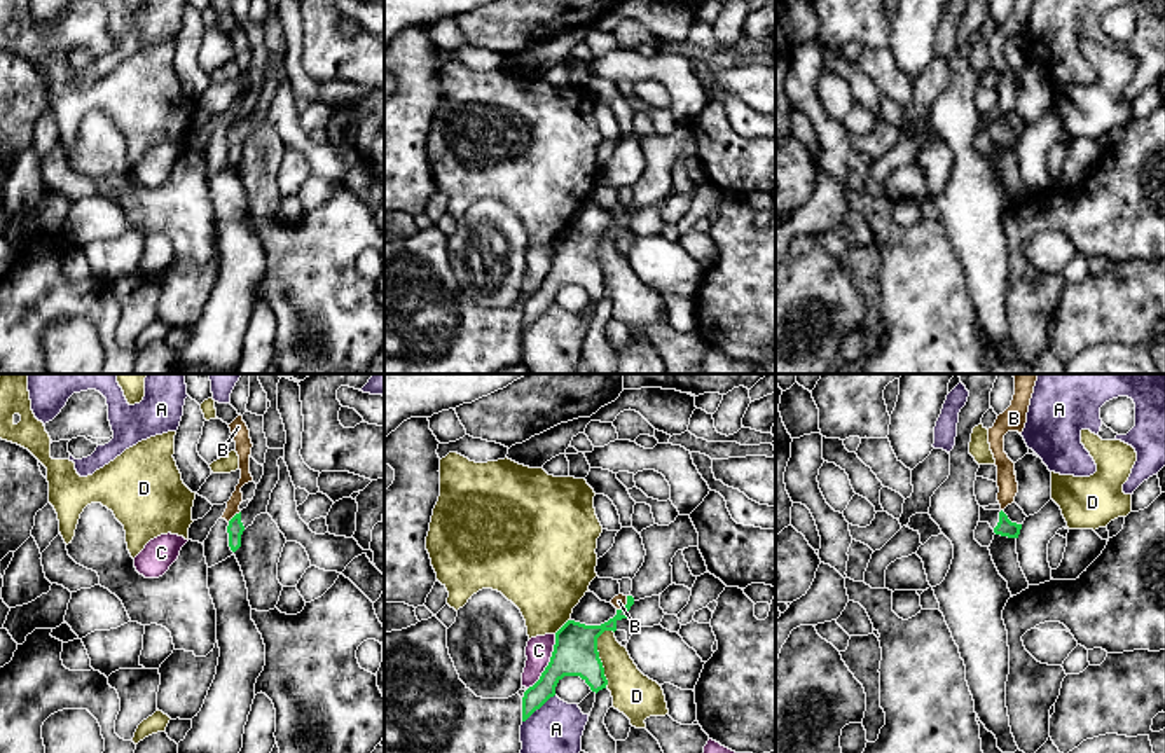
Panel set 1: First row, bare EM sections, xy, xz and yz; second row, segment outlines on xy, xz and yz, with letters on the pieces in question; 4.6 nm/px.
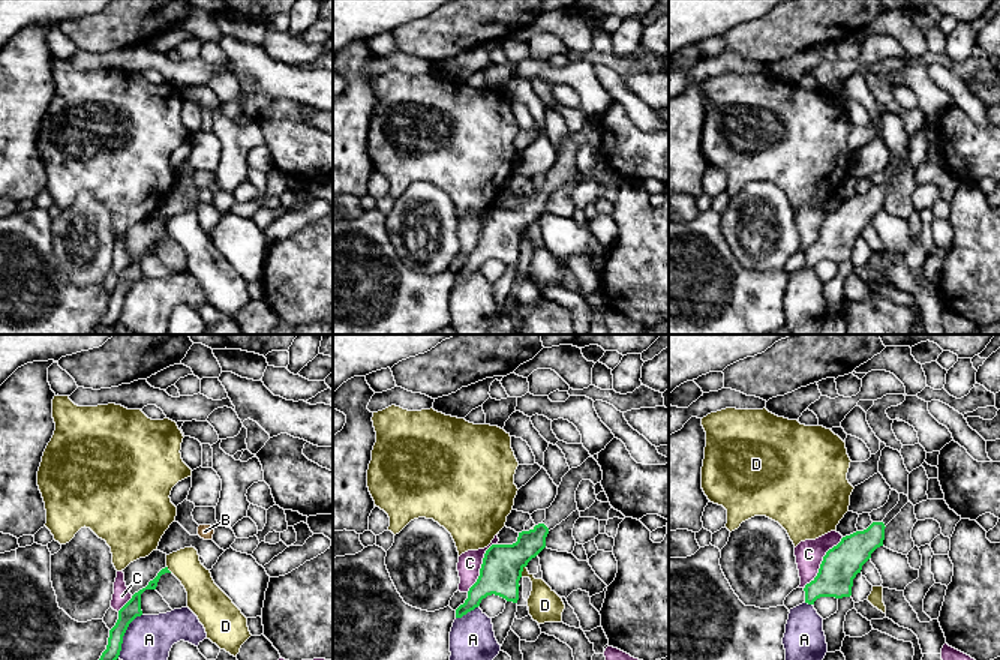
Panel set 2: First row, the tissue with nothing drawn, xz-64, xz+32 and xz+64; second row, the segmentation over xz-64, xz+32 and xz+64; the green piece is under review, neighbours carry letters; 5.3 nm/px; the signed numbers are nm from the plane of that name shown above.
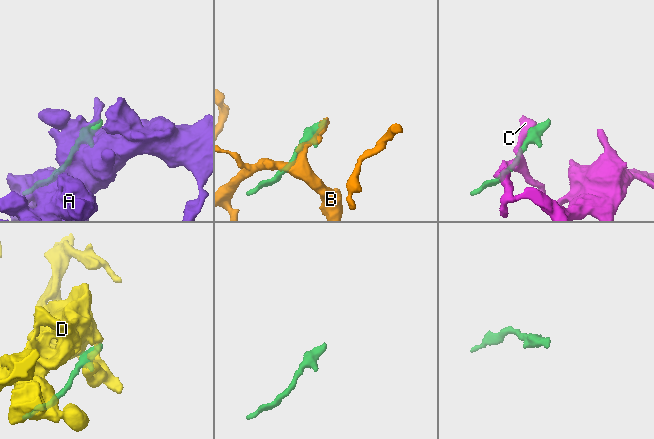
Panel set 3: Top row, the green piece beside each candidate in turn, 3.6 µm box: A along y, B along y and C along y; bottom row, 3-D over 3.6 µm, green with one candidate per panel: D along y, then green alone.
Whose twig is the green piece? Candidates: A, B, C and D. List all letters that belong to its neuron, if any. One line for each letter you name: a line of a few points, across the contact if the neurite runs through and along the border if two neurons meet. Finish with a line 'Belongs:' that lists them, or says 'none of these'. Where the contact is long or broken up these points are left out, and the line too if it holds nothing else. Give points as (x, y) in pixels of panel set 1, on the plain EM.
Belongs: none of these

